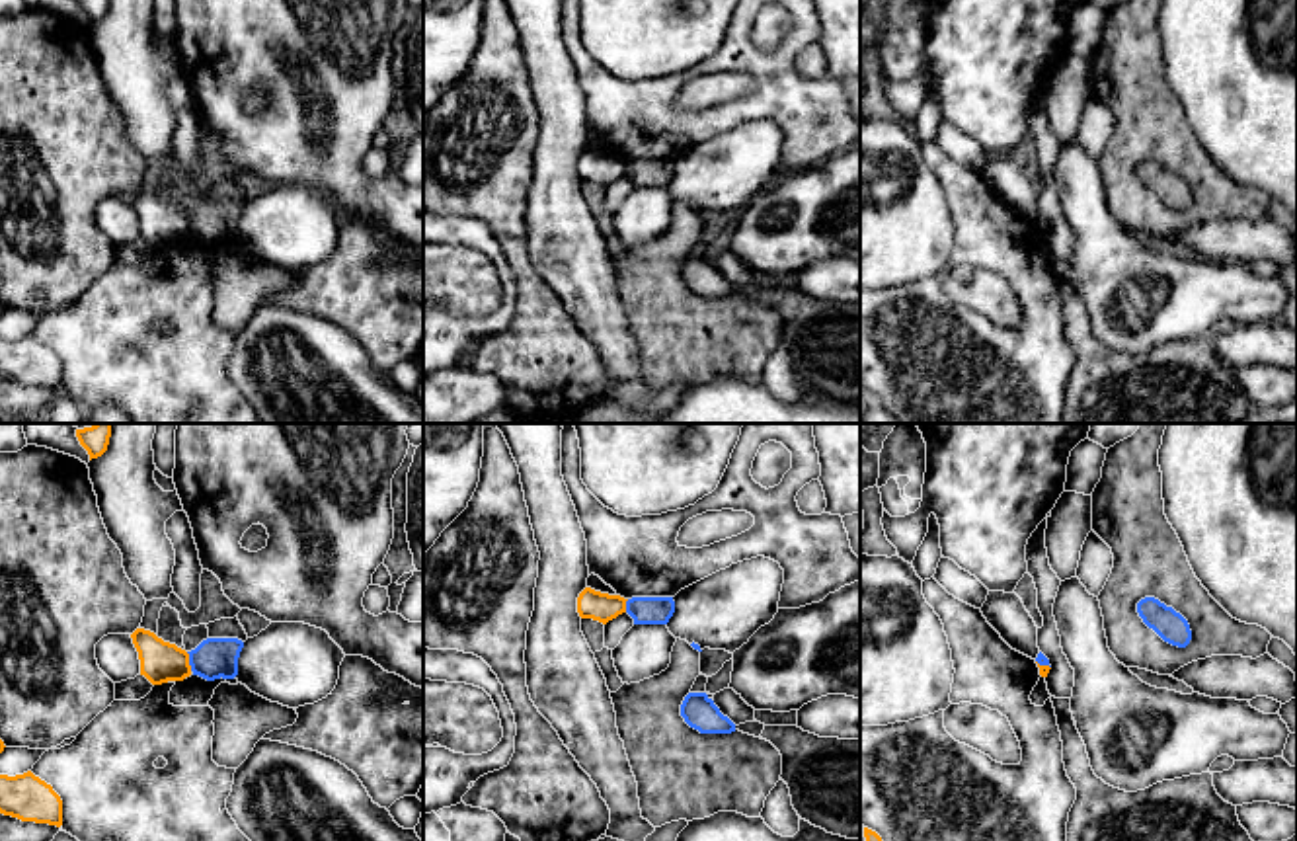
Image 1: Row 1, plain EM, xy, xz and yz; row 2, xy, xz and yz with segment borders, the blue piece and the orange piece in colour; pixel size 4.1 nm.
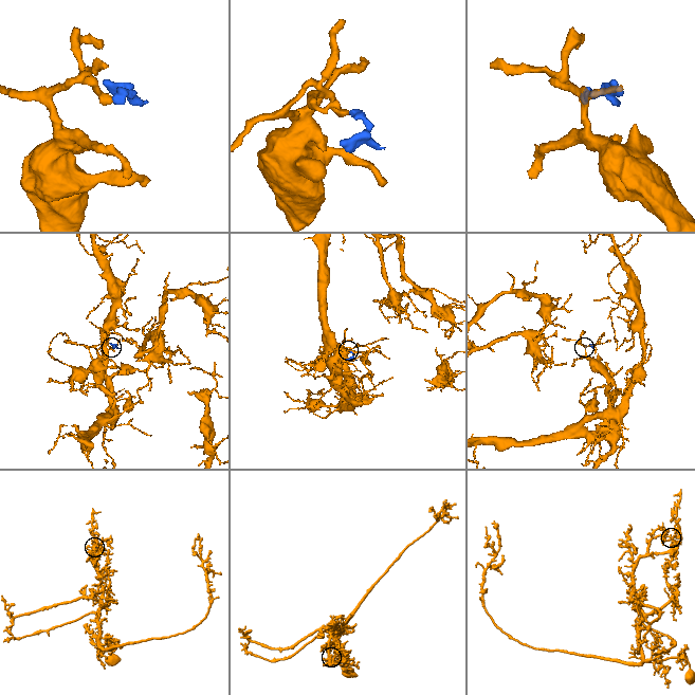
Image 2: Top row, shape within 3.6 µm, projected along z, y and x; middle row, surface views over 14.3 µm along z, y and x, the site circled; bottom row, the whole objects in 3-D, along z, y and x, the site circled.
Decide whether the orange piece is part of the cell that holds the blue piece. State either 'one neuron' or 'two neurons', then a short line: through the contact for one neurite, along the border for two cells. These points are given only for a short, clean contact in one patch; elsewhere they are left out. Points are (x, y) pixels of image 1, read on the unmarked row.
two neurons | xy (186, 215), (192, 233)

